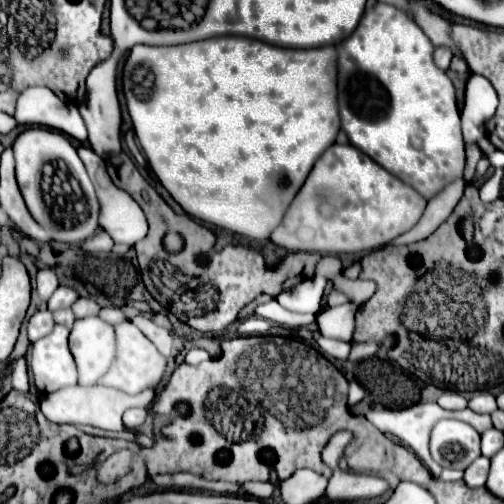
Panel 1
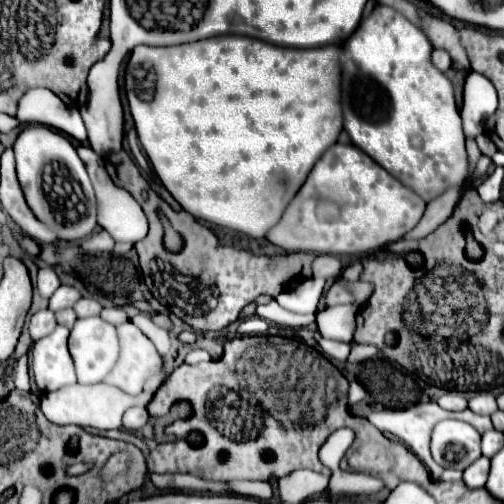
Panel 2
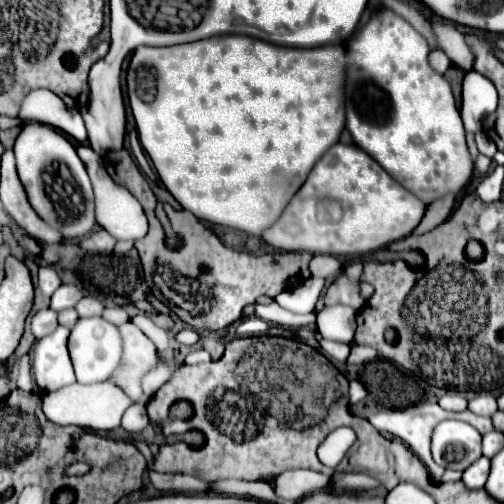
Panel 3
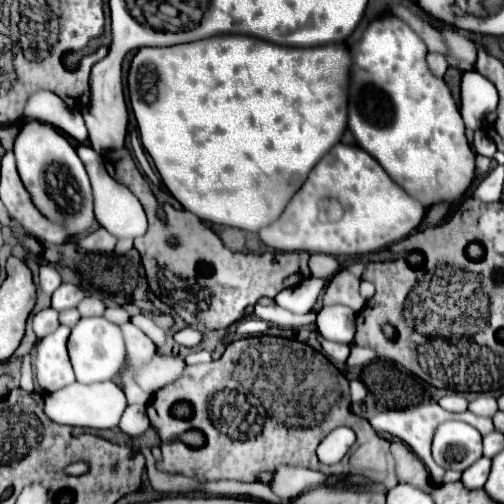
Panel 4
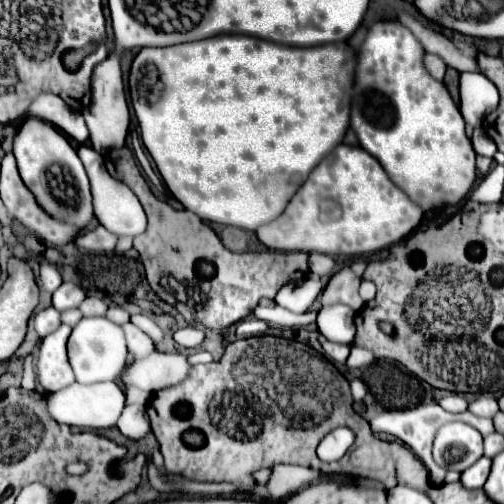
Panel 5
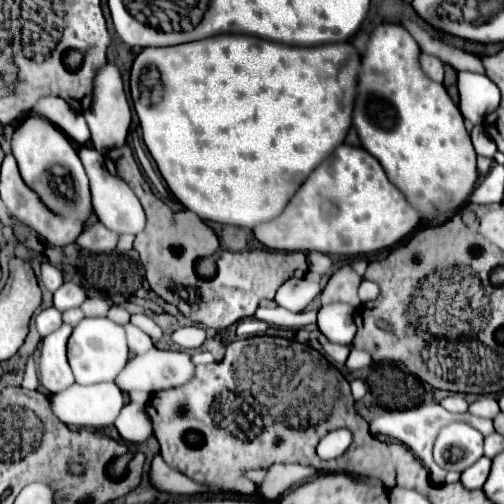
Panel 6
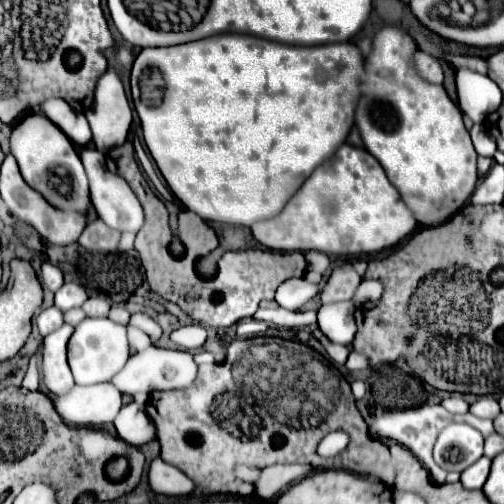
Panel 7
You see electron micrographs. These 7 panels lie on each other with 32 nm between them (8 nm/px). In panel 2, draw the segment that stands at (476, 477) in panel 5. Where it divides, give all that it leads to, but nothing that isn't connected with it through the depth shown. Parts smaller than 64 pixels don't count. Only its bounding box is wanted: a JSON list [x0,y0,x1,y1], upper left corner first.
[464,456,490,488]

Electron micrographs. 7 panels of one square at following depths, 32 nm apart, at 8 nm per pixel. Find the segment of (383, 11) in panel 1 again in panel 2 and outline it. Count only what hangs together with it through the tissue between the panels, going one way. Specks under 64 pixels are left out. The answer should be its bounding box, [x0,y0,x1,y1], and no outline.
[342,4,468,202]

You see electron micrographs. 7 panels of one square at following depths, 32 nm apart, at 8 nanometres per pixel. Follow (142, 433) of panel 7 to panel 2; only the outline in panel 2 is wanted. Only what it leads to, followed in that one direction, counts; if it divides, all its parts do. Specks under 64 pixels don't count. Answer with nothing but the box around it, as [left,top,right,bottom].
[122,408,148,432]

